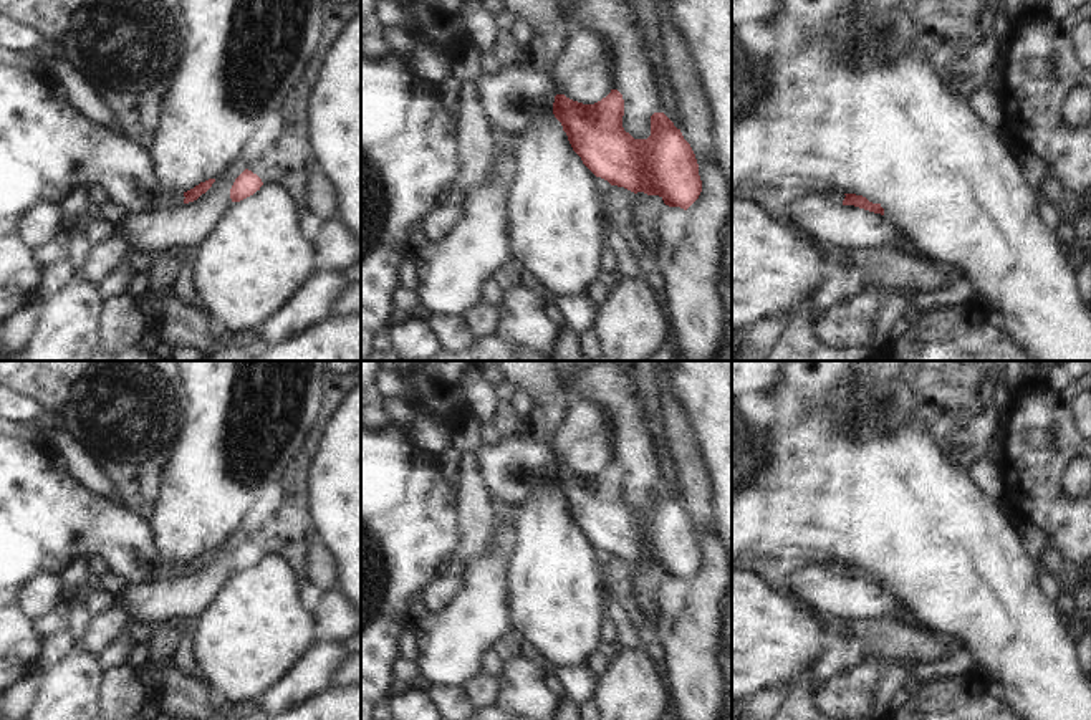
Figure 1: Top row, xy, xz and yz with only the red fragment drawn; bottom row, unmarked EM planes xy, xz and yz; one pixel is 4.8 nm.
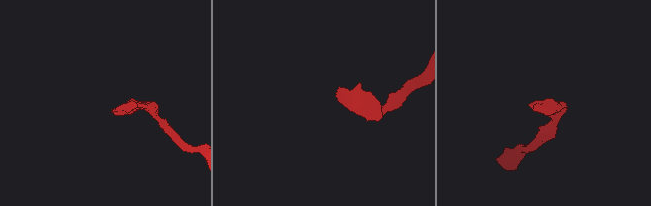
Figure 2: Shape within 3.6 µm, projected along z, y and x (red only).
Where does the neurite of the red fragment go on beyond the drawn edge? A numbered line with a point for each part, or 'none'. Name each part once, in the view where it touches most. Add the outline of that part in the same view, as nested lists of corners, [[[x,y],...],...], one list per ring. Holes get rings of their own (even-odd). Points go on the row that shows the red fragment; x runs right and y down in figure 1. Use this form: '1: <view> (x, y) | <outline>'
1: xz (509, 98) | [[[512,66],[477,81],[478,106],[490,127],[521,134],[535,119],[536,109],[553,106],[556,88],[546,73]]]

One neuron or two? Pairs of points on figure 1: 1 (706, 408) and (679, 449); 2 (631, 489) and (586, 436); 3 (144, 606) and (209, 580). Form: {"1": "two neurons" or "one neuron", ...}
{"1": "two neurons", "2": "two neurons", "3": "one neuron"}

